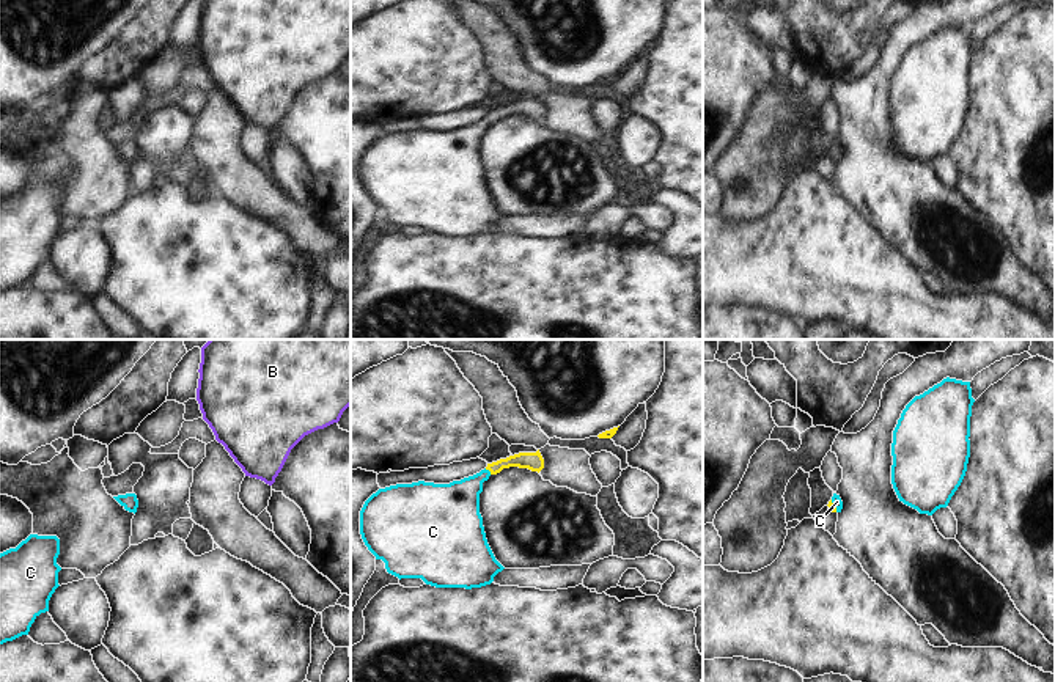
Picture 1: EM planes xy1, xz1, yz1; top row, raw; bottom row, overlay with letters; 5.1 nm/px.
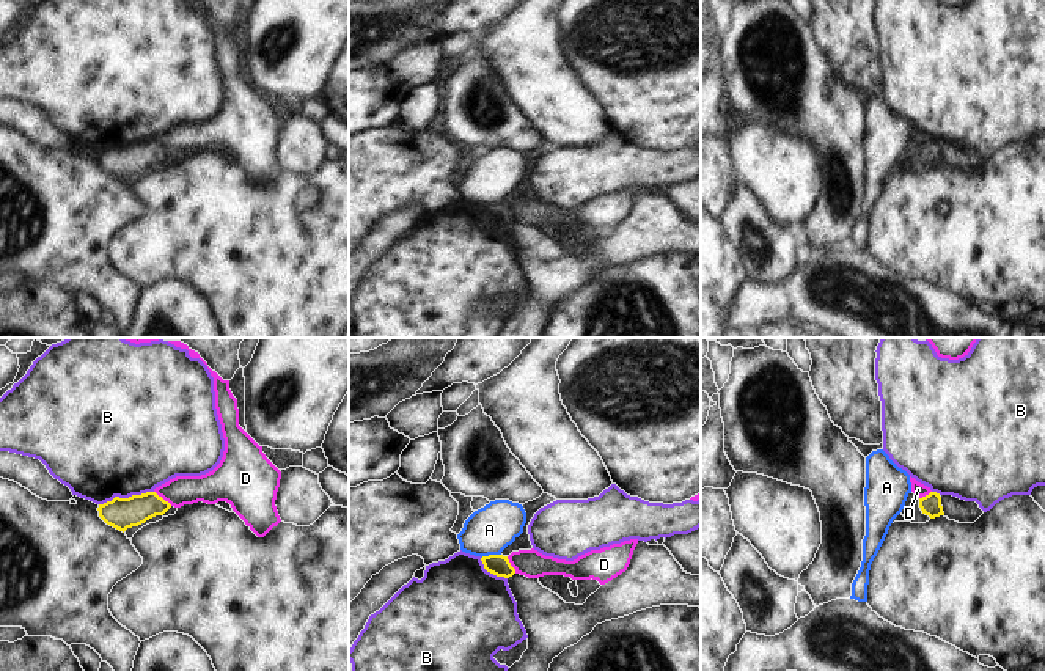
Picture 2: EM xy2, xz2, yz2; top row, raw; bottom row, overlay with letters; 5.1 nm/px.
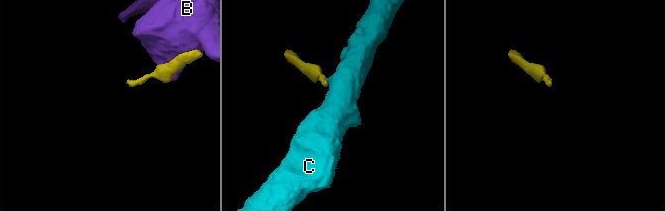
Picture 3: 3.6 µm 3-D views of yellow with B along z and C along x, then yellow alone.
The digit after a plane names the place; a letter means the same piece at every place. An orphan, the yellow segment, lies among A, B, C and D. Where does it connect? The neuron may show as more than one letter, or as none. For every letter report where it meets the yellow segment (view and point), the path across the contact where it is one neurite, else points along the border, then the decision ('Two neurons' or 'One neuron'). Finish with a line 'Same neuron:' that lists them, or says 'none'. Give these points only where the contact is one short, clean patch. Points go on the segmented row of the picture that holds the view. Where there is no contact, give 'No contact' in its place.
A: Touches yellow at xz2 (491, 555). Boundary: xz2 (500, 553), (481, 558). Two neurons
B: Touches yellow at xy2 (126, 498). Two neurons
C: Touches yellow at xz1 (488, 469). Path across: xz1 (533, 461), (510, 461), (488, 469), (456, 506). One neuron
D: Touches yellow at xy2 (162, 498). Boundary: xy2 (154, 491), (172, 505). Two neurons
Same neuron: C

